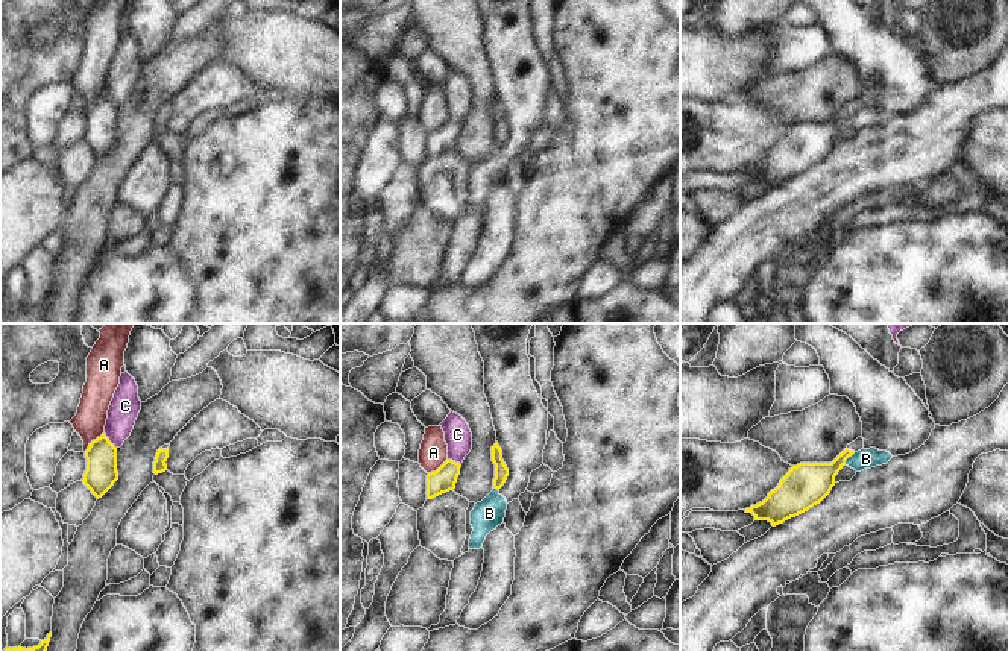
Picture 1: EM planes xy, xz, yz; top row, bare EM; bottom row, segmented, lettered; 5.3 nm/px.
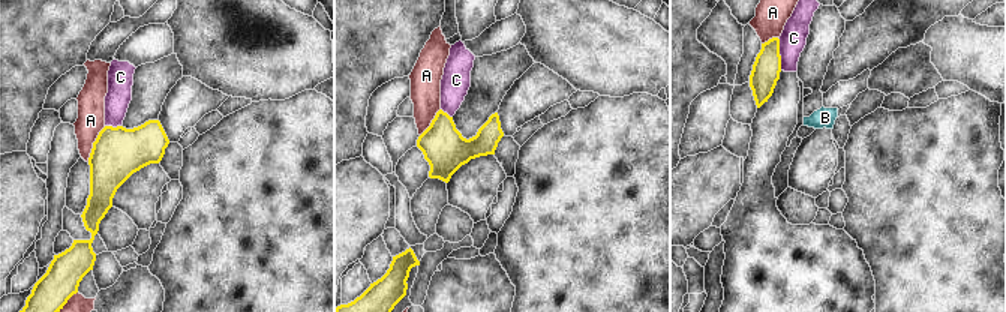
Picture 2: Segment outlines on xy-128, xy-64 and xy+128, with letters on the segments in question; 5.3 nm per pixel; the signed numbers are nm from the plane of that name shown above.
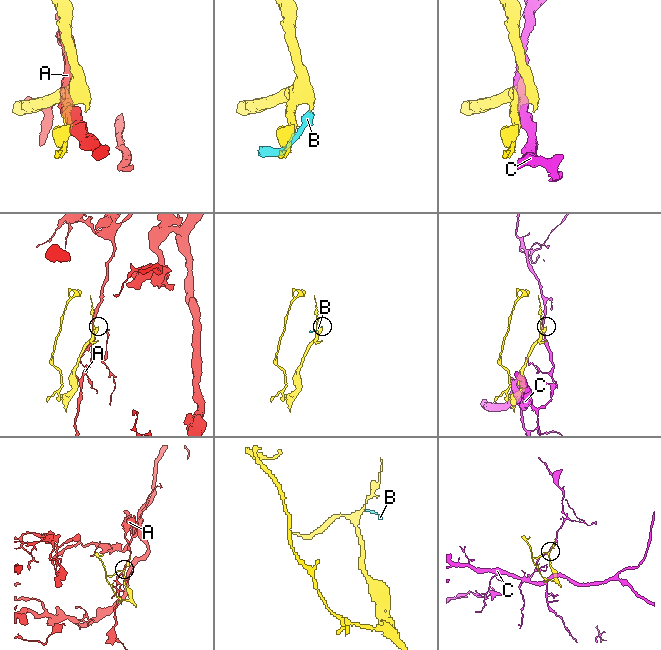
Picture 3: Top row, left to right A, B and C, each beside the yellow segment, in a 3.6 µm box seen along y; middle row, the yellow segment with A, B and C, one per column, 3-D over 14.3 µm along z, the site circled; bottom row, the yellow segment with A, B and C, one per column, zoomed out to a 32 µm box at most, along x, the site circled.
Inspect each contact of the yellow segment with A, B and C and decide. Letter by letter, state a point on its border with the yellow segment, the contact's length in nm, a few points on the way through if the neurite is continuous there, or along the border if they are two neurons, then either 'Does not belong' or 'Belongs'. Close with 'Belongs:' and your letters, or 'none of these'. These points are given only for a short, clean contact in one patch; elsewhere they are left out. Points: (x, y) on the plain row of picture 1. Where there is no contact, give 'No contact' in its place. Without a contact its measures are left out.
A: Touches yellow at xy (93, 100). Shared border 150 nm. Does not belong
B: Touches yellow at yz (847, 117). Shared border 90 nm. Boundary: yz (855, 113), (844, 125). Does not belong
C: Touches yellow at xy (108, 100). Shared border 110 nm. Does not belong
Belongs: none of these.

